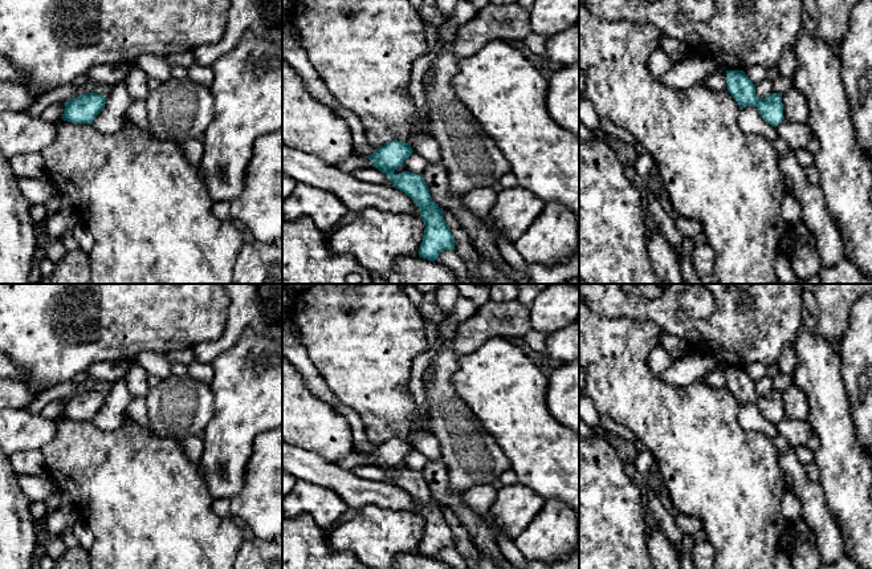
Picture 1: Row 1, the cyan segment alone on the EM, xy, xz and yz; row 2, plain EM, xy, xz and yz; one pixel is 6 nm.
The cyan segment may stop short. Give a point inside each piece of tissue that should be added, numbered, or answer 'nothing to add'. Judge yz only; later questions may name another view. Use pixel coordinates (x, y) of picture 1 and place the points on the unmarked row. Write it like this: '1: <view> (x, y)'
nothing to add

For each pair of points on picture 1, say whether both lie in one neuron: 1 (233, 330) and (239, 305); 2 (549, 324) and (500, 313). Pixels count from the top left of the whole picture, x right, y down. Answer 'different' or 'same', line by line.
1: same
2: different

